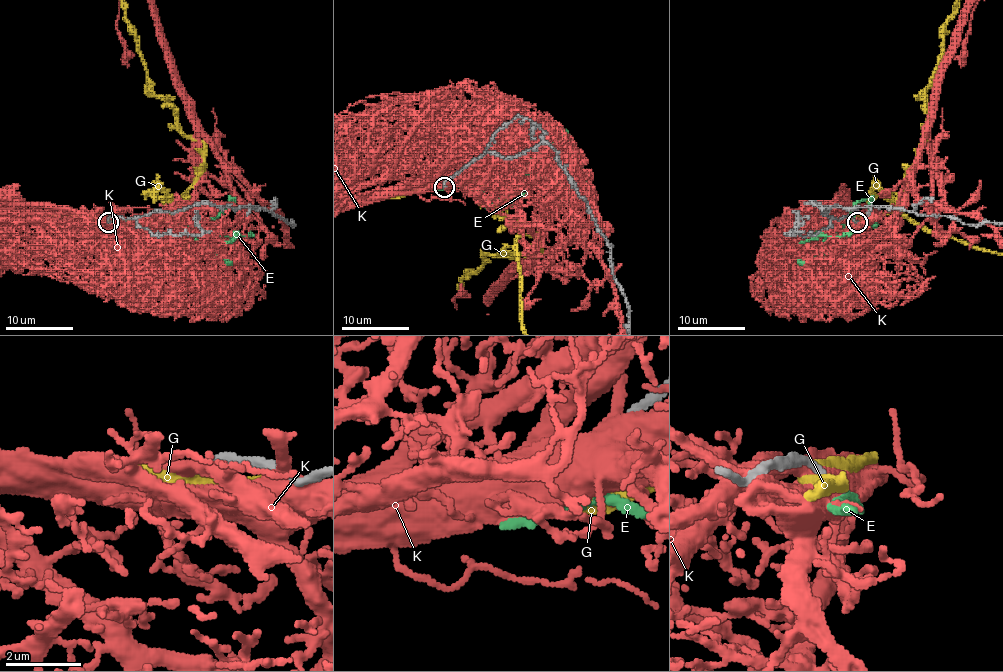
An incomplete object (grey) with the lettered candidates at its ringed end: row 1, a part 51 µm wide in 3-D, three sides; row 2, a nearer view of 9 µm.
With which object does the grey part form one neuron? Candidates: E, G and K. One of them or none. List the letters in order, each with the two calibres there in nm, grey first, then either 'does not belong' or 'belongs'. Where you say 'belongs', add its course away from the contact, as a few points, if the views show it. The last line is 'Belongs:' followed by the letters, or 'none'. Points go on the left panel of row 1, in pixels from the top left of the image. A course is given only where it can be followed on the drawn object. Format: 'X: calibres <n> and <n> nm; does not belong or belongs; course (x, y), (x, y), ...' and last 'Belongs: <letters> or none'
E: calibres 280 and 360 nm; belongs
G: calibres 320 and 280 nm; does not belong
K: calibres 280 and 950 nm; does not belong
Belongs: E

